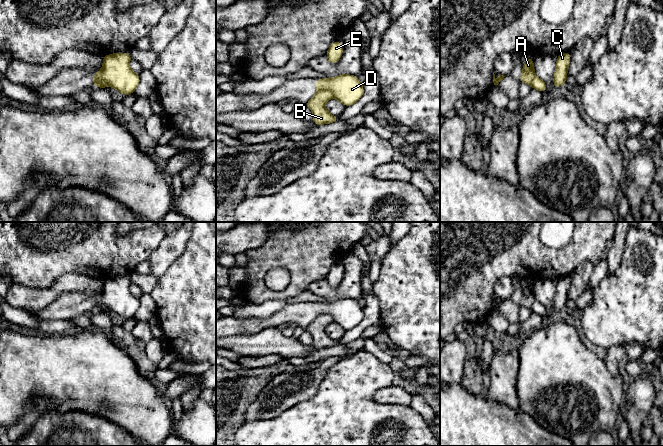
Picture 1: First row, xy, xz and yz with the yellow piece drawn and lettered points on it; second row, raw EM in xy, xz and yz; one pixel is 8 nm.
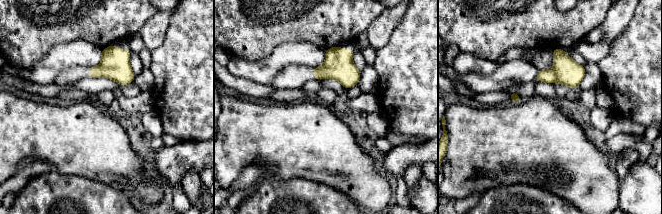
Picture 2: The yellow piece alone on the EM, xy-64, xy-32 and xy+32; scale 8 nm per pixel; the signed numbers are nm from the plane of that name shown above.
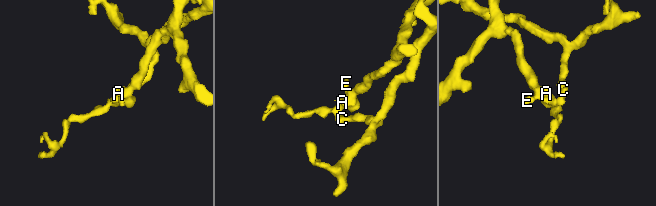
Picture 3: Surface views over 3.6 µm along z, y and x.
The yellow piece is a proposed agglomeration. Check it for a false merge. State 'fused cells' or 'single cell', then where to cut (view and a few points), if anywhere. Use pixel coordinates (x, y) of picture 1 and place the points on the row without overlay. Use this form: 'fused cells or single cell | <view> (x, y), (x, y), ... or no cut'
fused cells | xy (108, 308), (99, 303), (95, 310)

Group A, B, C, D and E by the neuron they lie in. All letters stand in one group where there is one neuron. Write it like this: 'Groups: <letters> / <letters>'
Groups: A D E / B C

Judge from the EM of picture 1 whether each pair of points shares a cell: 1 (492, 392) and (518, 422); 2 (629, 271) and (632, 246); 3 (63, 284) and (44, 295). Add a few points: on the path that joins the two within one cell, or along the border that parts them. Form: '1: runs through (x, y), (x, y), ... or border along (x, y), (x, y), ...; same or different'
1: border along (485, 395), (512, 408), (518, 408); different
2: runs through (632, 265), (632, 252); same
3: runs through (58, 288), (49, 294); same

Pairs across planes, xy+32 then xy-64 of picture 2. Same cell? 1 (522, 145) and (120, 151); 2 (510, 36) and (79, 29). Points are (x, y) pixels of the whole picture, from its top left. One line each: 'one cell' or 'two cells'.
1: one cell
2: one cell

